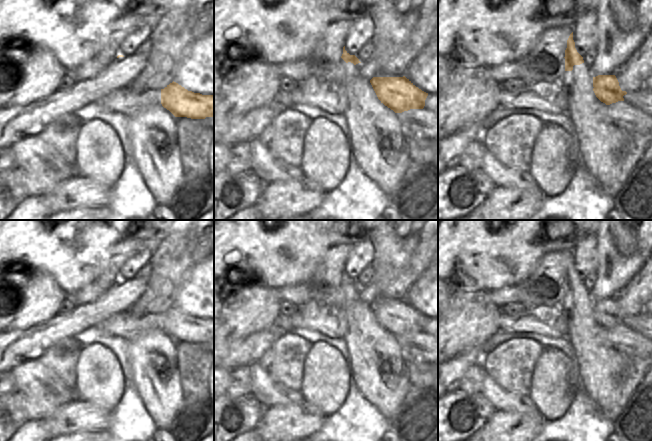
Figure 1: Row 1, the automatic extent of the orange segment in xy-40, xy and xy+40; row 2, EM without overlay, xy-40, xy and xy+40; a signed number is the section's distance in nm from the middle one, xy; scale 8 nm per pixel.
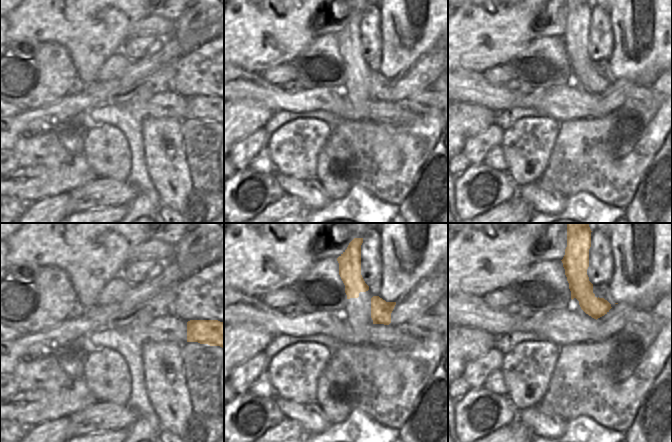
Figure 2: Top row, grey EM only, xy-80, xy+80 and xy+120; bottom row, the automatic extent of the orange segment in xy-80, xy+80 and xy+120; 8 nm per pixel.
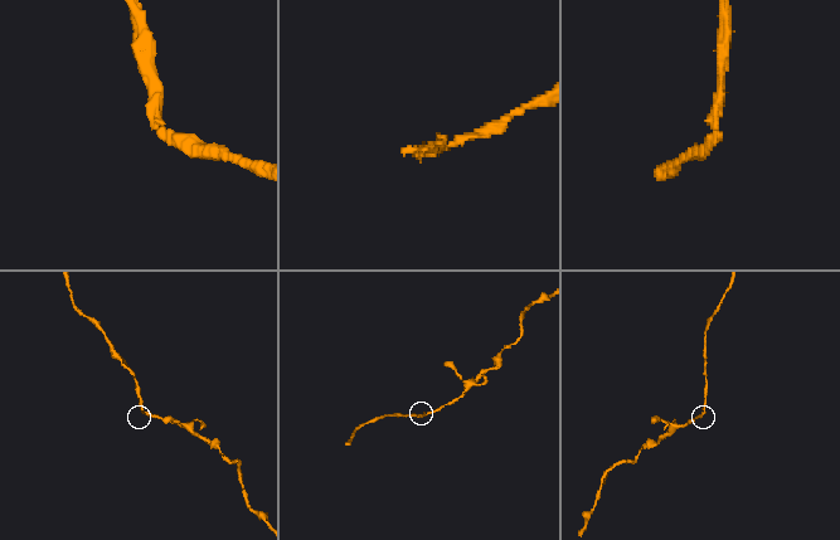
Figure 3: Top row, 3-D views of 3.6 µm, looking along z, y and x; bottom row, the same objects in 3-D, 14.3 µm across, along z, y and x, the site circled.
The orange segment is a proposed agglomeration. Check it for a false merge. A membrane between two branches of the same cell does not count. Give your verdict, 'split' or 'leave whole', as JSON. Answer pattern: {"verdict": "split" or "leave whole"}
{"verdict": "split"}

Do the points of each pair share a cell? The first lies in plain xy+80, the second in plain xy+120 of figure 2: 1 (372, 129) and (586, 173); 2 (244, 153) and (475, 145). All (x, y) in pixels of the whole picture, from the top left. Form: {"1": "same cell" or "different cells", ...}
{"1": "different cells", "2": "same cell"}

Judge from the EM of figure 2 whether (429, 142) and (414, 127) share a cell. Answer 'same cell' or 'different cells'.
different cells

